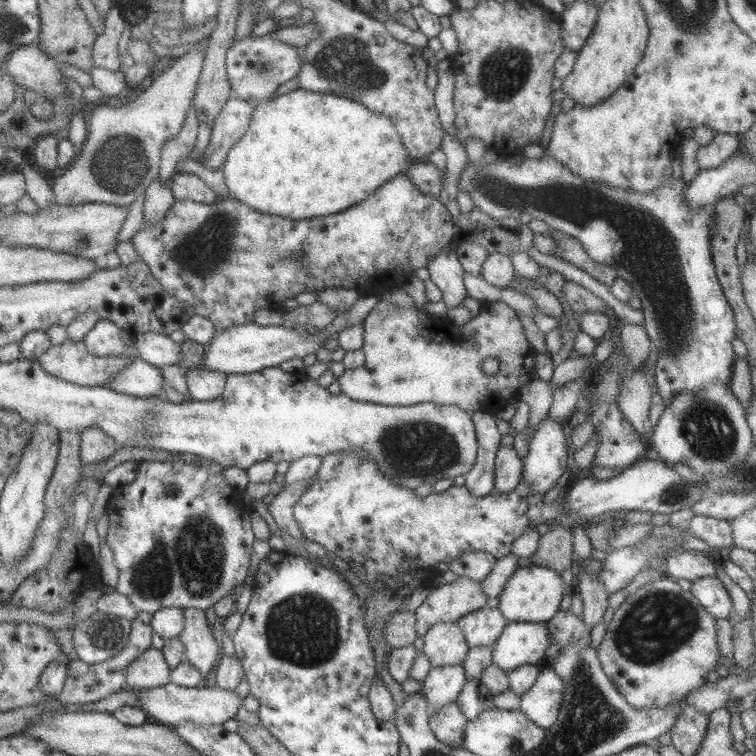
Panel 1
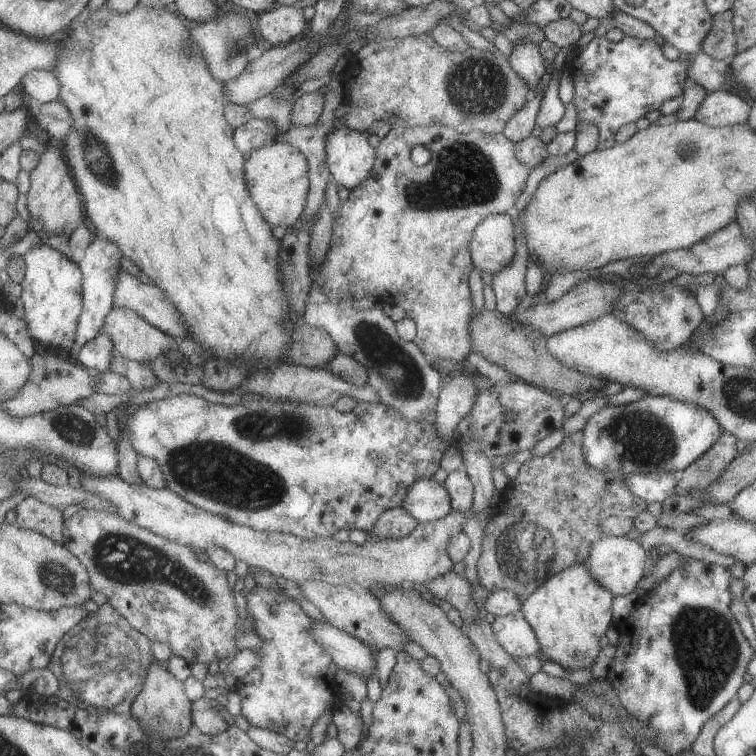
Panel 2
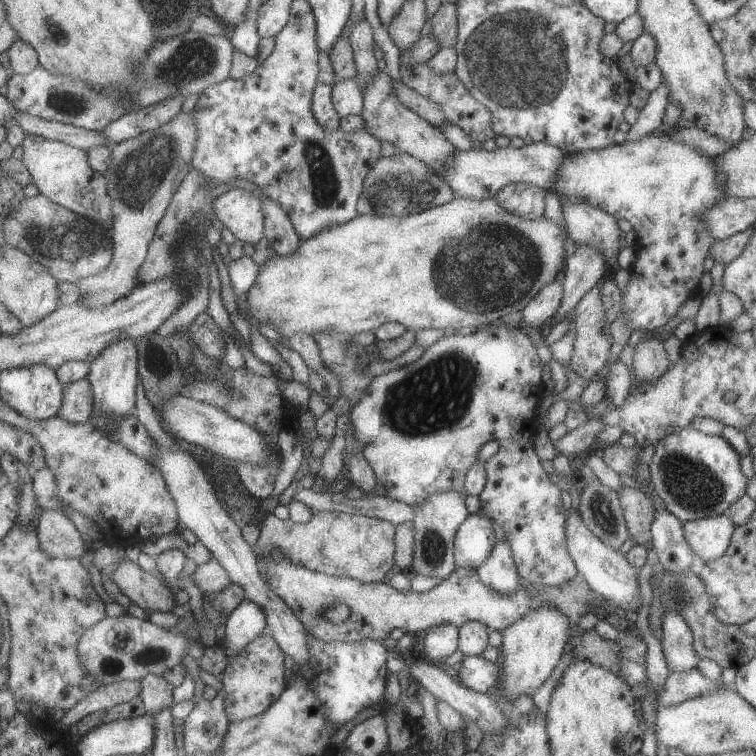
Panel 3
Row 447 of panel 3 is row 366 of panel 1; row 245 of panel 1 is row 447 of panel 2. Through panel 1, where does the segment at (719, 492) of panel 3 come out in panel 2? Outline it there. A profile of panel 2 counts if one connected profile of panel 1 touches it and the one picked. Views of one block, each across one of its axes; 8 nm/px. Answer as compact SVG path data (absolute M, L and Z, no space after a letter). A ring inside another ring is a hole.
M645 394L637 401L626 406L603 407L588 418L583 430L582 452L588 466L602 472L650 474L672 472L679 475L692 462L699 459L722 436L724 430L718 426L716 418L702 406L678 402L668 396L650 396Z

